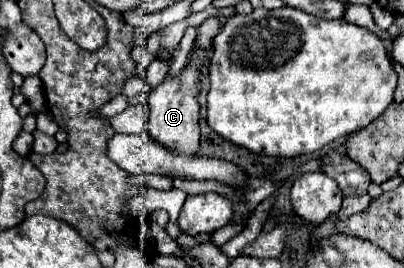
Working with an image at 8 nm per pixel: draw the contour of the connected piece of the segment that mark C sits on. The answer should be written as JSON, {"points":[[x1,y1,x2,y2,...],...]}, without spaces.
{"points":[[211,16,207,18,199,28,197,28,197,40,195,40,195,50,189,54,185,68,173,76,167,74,165,80,155,86,149,92,149,106,151,106,151,116,149,116,149,124,145,134,149,134,153,140,157,140,159,144,175,150,175,152,183,152,183,154,195,154,199,150,199,92,201,92,201,66,209,66,211,60,211,44,213,38,219,34,219,30,223,28,223,16]]}

